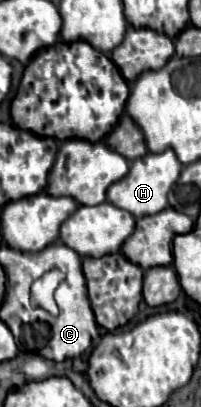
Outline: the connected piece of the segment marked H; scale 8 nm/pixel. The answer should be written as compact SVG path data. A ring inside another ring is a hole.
M168 148L160 154L146 154L144 158L130 162L130 172L108 188L108 192L106 192L108 202L112 202L114 206L120 206L122 210L128 210L134 218L158 214L160 210L164 210L168 206L168 190L178 180L180 170L182 170L182 164L178 162L172 148Z

